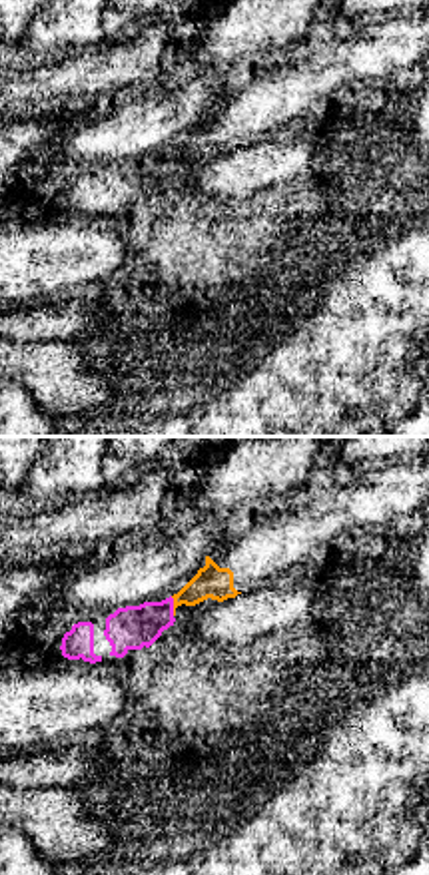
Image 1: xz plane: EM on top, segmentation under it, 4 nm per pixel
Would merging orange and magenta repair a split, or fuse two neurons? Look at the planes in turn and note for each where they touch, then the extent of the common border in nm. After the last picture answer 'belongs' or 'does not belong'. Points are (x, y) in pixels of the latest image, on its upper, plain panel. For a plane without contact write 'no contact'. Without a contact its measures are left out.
meets orange at (174, 160); contact 80 nm long

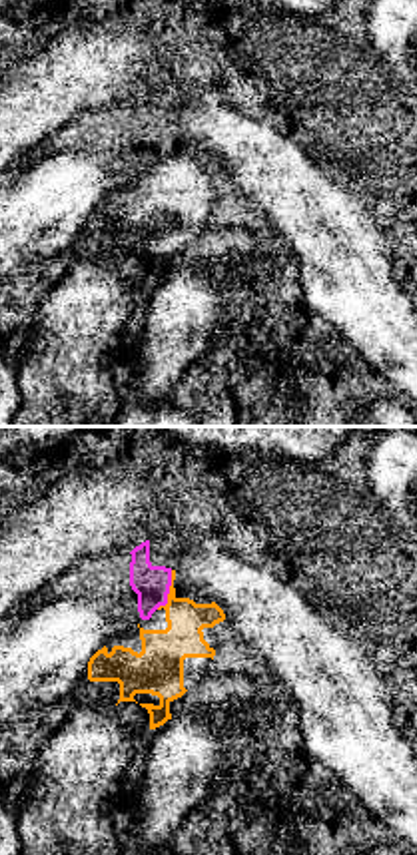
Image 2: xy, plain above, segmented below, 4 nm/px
meets orange at (170, 146); contact 170 nm long

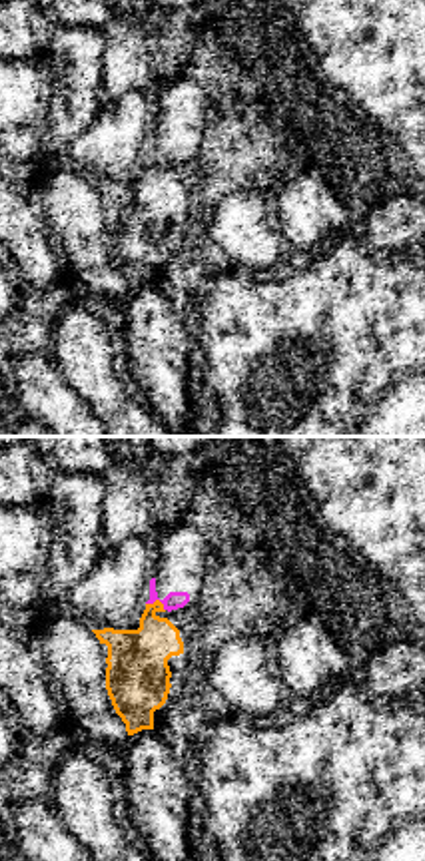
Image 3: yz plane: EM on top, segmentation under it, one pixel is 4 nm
meets orange at (158, 154); contact 90 nm long

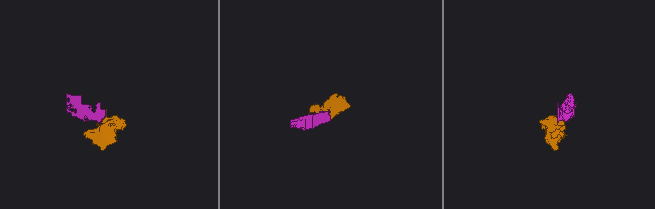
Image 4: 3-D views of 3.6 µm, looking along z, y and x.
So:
does not belong

